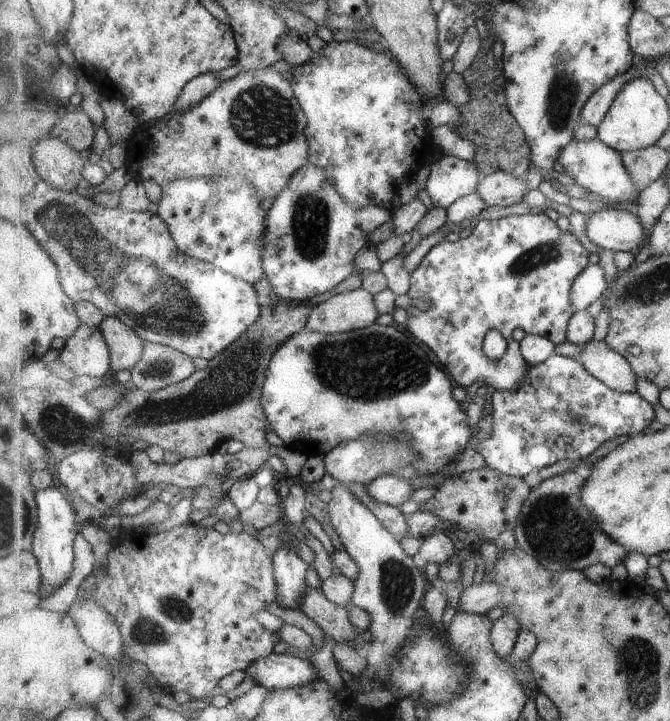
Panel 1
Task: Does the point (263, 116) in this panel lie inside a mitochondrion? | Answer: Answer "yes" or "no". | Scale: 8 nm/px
yes

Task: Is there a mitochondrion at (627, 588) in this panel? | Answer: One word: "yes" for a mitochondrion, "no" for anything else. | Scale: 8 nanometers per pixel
no

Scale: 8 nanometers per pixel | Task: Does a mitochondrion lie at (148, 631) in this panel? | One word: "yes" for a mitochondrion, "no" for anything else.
yes

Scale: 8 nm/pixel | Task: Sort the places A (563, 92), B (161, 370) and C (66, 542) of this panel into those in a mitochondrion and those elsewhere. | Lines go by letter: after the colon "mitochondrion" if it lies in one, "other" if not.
A: mitochondrion
B: mitochondrion
C: other

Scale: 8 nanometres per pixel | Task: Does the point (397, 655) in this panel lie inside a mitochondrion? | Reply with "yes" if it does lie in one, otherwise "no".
no

